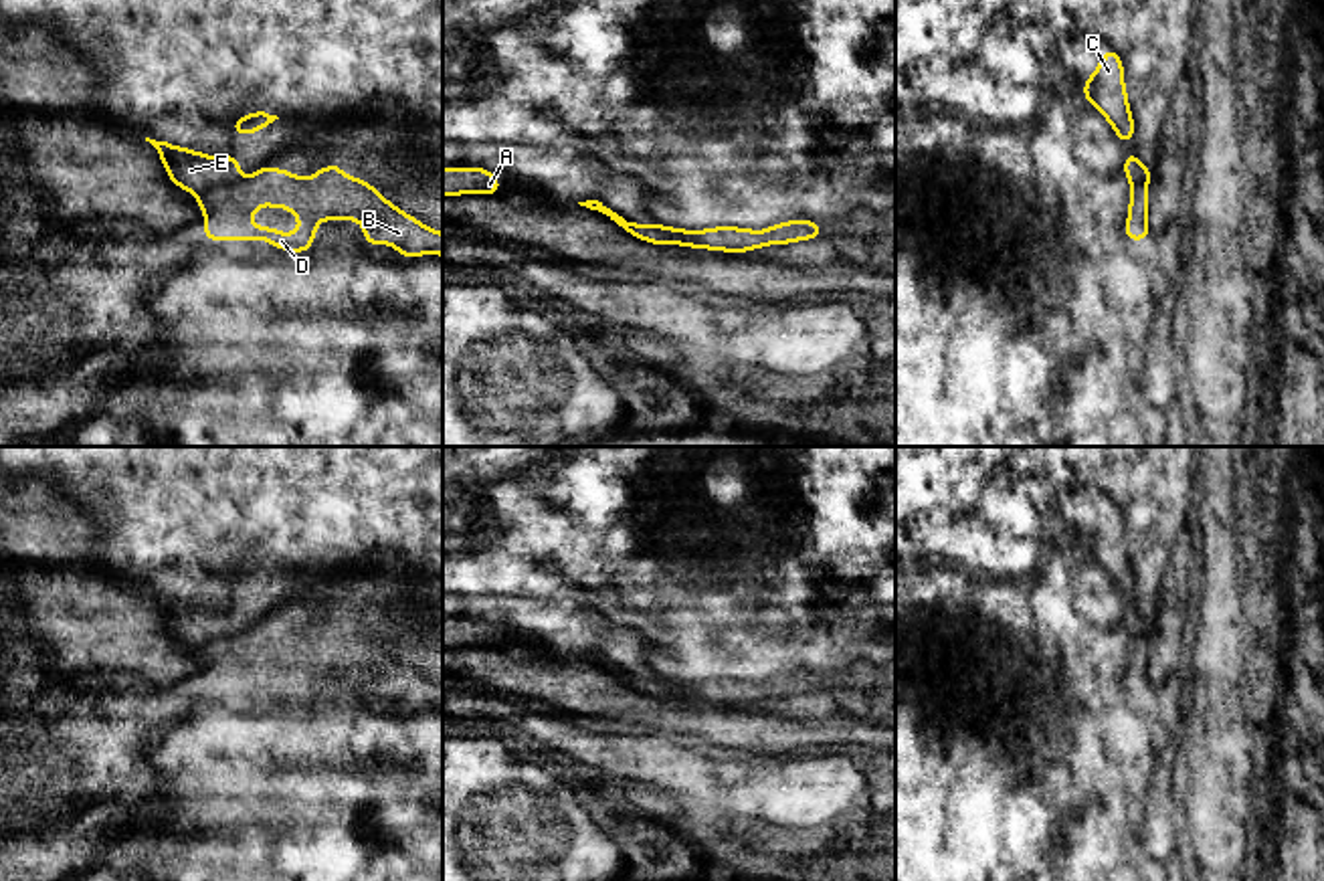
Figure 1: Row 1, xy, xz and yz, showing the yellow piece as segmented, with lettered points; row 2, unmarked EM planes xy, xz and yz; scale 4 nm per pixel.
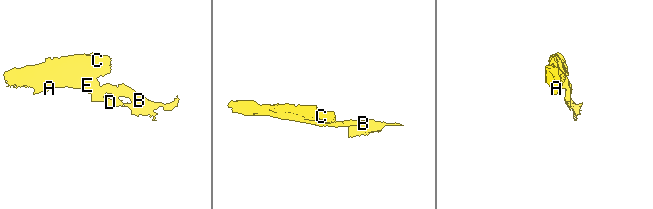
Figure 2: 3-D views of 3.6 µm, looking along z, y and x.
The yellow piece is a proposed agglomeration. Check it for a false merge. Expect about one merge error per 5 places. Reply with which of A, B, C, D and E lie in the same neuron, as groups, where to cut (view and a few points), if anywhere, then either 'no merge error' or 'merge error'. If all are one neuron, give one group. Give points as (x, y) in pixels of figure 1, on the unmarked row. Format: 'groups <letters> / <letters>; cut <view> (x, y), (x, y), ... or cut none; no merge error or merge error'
groups A C E / B D; cut xy (243, 631), (231, 637), (217, 637), (199, 647); merge error

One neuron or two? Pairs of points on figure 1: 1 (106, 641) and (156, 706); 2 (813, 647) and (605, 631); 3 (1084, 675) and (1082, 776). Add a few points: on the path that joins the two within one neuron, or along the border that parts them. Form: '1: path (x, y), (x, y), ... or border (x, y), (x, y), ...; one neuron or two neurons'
1: border (146, 681), (166, 688); two neurons
2: border (629, 625), (647, 645), (647, 663), (653, 673); two neurons
3: path (1084, 700), (1090, 710), (1082, 718), (1082, 752); one neuron

